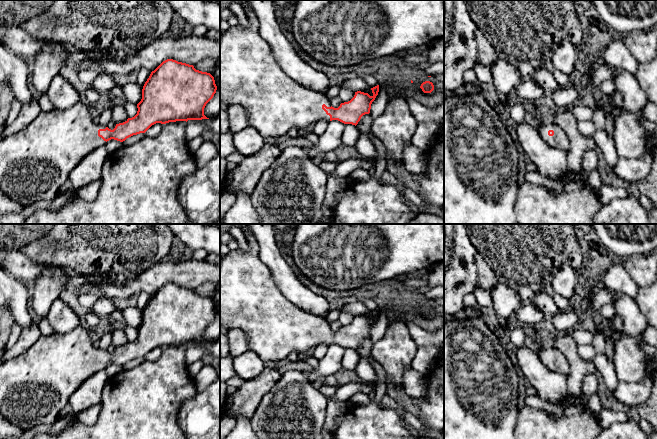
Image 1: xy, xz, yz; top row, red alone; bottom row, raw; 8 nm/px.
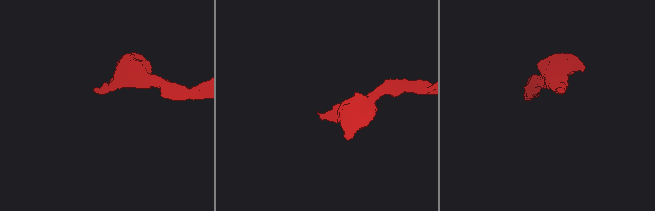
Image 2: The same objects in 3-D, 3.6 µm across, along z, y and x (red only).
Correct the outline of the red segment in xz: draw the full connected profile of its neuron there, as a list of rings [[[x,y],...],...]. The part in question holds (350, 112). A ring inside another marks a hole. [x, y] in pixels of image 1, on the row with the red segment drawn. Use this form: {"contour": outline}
{"contour": [[[237,0],[237,2],[243,7],[248,18],[248,26],[241,27],[237,25],[220,33],[220,101],[227,106],[242,106],[246,111],[250,127],[255,128],[264,138],[284,137],[288,135],[292,128],[304,130],[309,125],[315,124],[320,120],[327,122],[338,120],[344,124],[356,126],[363,115],[370,113],[371,104],[379,92],[379,85],[371,88],[372,96],[368,93],[357,91],[350,101],[341,103],[338,108],[332,107],[325,94],[310,90],[286,75],[276,62],[270,46],[261,37],[259,20],[250,7],[248,0]]]}

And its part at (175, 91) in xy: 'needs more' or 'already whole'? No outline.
needs more

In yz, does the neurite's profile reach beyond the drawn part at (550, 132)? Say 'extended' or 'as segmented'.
extended

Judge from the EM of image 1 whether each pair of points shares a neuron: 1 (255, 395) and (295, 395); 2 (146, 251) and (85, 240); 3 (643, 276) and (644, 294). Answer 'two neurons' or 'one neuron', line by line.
1: two neurons
2: one neuron
3: two neurons

